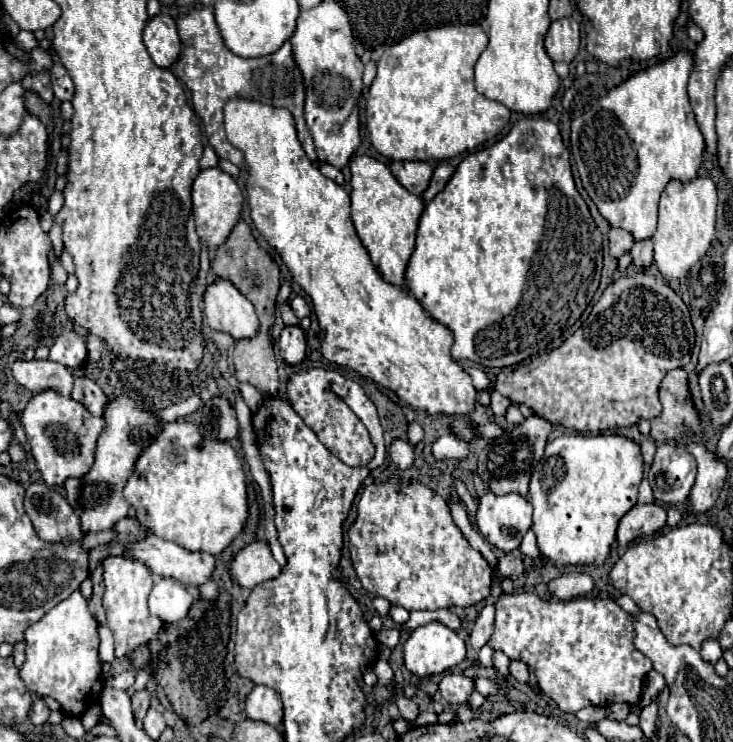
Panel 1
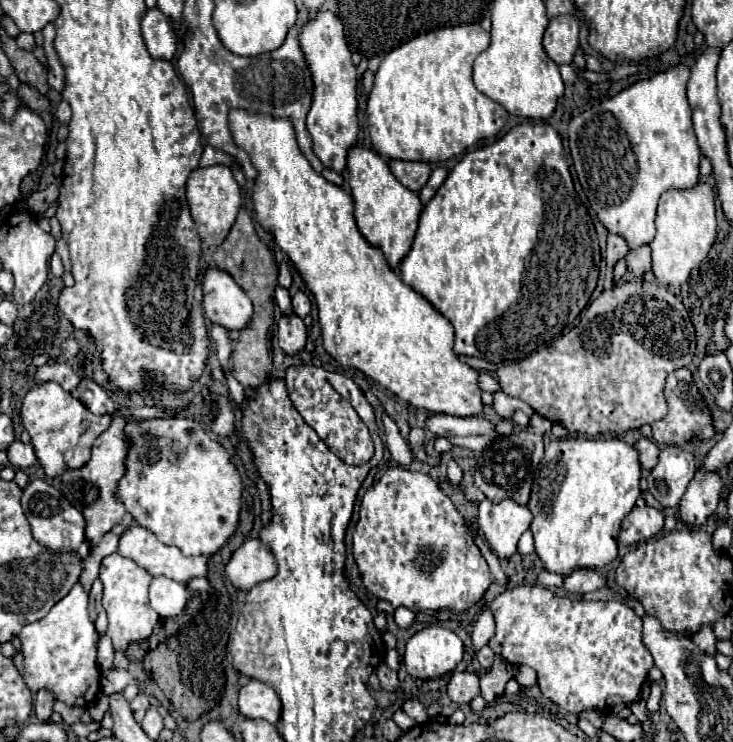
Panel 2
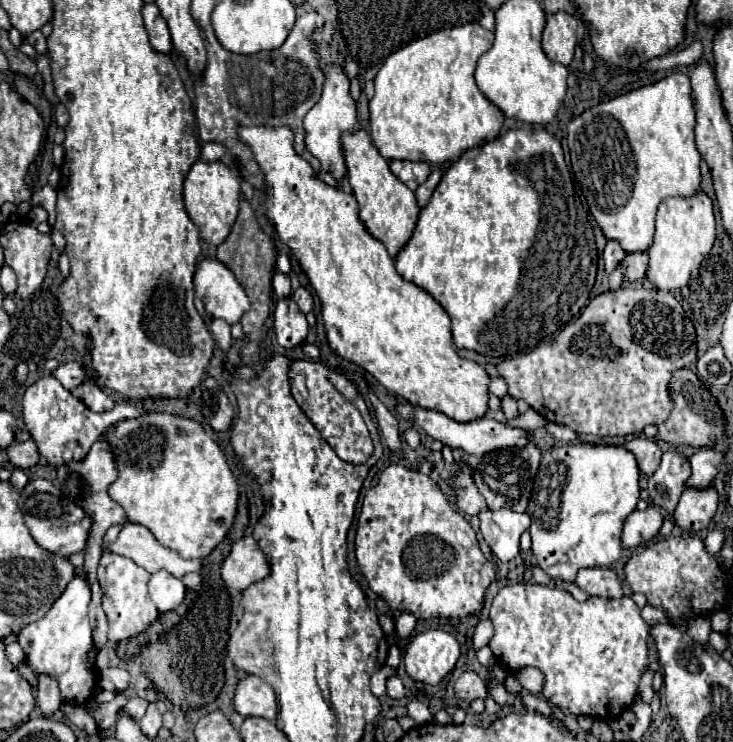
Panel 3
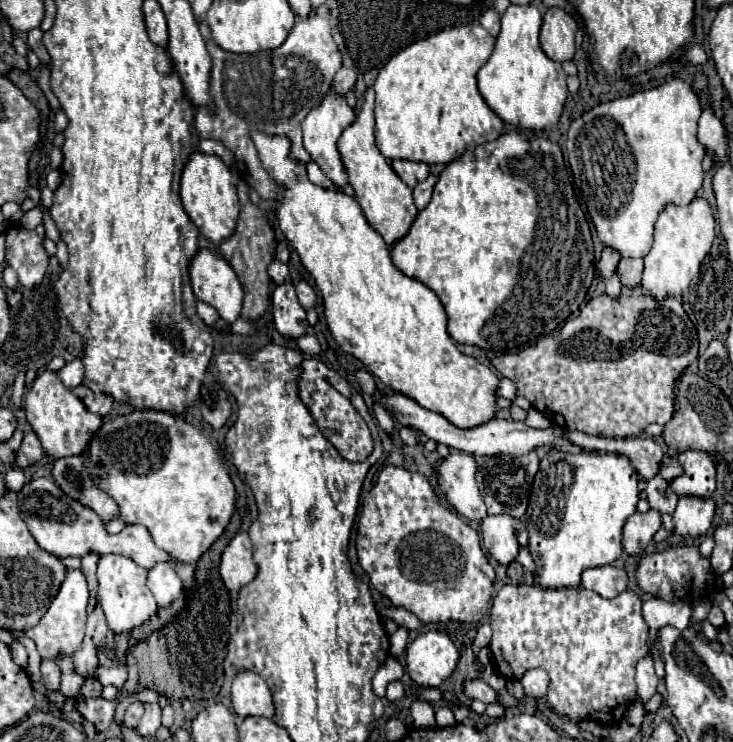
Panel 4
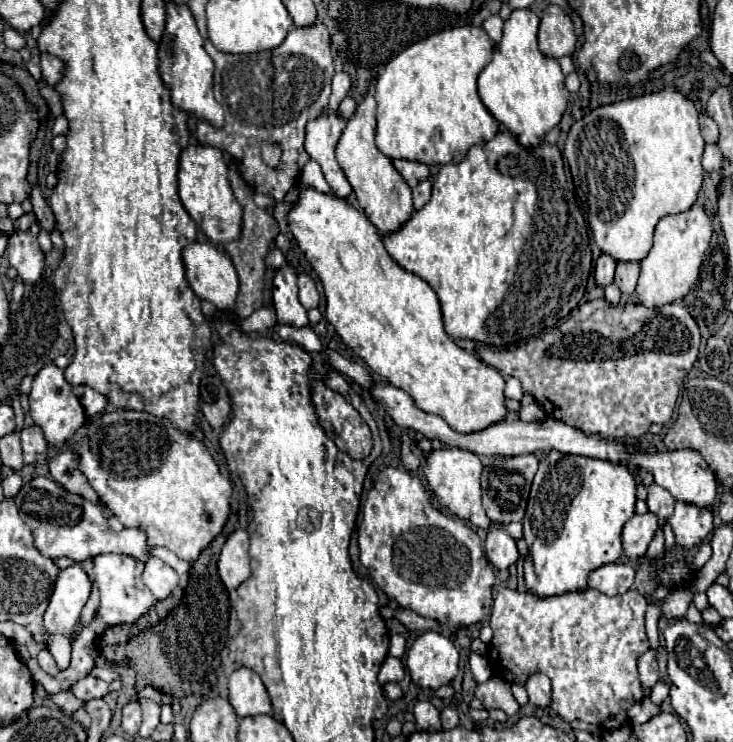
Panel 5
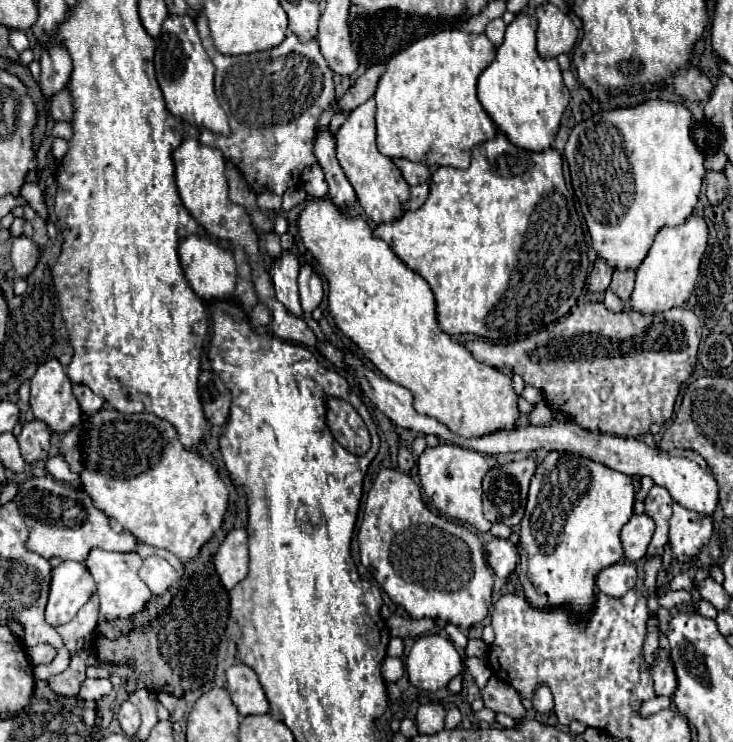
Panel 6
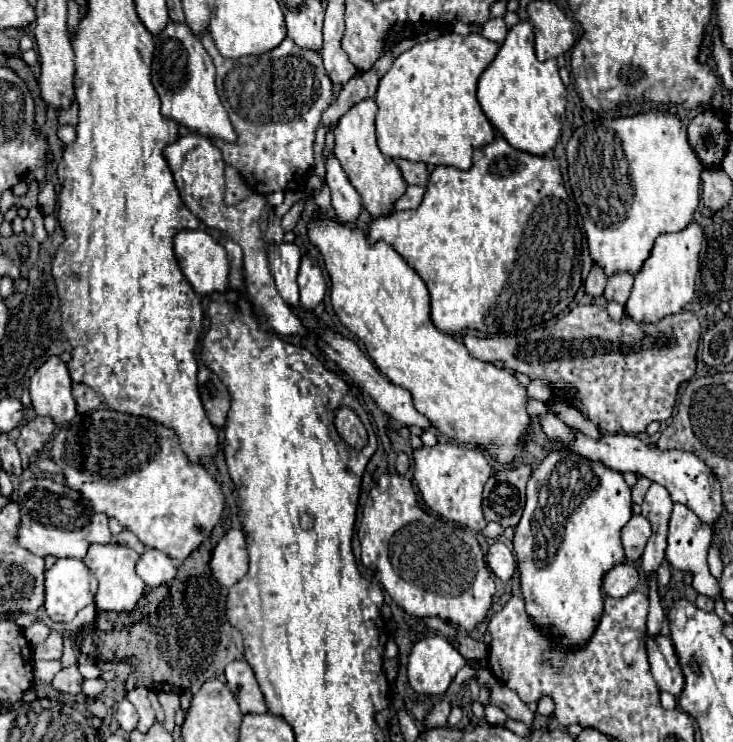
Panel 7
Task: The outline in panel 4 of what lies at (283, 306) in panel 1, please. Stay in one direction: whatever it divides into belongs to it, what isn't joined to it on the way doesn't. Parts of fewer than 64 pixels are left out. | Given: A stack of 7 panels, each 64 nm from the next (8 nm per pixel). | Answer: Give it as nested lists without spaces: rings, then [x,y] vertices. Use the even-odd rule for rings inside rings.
[[[274,258],[272,260],[272,264],[268,266],[268,274],[270,274],[270,278],[276,282],[276,284],[280,284],[280,282],[286,282],[288,280],[288,266],[284,264],[284,262],[280,262],[278,258]]]

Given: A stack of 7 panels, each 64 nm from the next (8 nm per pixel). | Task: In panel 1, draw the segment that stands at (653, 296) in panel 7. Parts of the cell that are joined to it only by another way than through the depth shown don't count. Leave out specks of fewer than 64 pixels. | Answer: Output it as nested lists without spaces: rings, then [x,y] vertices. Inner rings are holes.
[[[698,176],[688,184],[672,180],[660,196],[658,230],[654,242],[654,262],[662,278],[680,280],[708,252],[716,236],[716,186],[708,176]]]

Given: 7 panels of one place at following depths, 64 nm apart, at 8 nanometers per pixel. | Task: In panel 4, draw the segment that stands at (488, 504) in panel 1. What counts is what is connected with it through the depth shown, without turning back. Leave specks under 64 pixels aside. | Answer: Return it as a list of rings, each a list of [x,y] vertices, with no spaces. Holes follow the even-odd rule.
[[[508,514],[488,516],[482,522],[482,540],[488,554],[502,566],[508,566],[516,560],[518,554],[518,540],[516,532],[524,530],[524,522],[512,518]]]

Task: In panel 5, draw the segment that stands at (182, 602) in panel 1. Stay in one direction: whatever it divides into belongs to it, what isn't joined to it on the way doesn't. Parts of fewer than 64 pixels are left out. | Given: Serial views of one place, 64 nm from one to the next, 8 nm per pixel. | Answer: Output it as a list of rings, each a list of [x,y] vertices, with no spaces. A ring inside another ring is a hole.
[[[158,558],[146,560],[142,580],[150,588],[150,592],[154,594],[156,600],[164,600],[178,586],[178,574],[166,562],[162,562]]]

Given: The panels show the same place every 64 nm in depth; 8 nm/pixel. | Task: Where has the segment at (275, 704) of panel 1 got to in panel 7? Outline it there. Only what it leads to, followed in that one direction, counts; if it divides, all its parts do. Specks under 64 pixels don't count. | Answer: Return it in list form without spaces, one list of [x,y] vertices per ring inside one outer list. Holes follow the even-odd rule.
[[[234,660],[226,666],[226,680],[230,690],[238,696],[242,714],[264,714],[266,702],[256,682],[256,676],[246,660]]]

